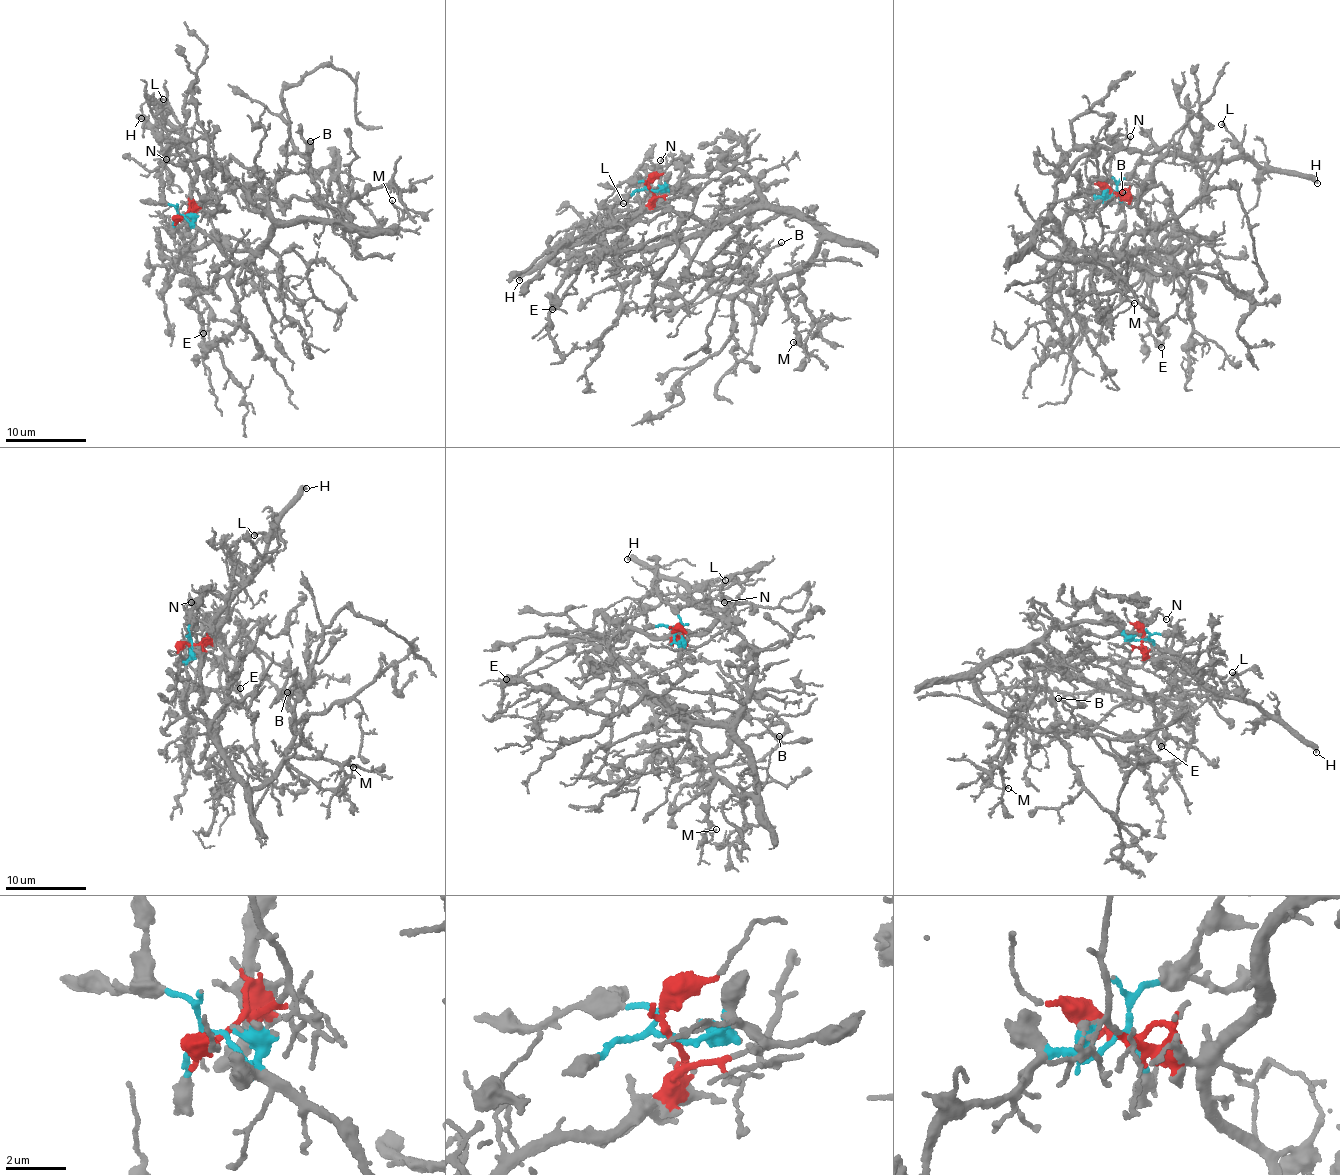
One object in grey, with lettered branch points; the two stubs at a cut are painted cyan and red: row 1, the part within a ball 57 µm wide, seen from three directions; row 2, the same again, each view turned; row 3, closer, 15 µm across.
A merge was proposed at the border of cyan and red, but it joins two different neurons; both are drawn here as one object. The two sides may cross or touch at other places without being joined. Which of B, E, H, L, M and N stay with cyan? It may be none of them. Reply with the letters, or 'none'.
B, M

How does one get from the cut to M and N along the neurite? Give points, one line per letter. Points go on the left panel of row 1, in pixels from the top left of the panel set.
M: (183, 216), (233, 263), (284, 224), (351, 222), (338, 211), (349, 226), (385, 230), (399, 223), (392, 200)
N: (183, 216), (201, 202), (187, 170), (166, 159)

